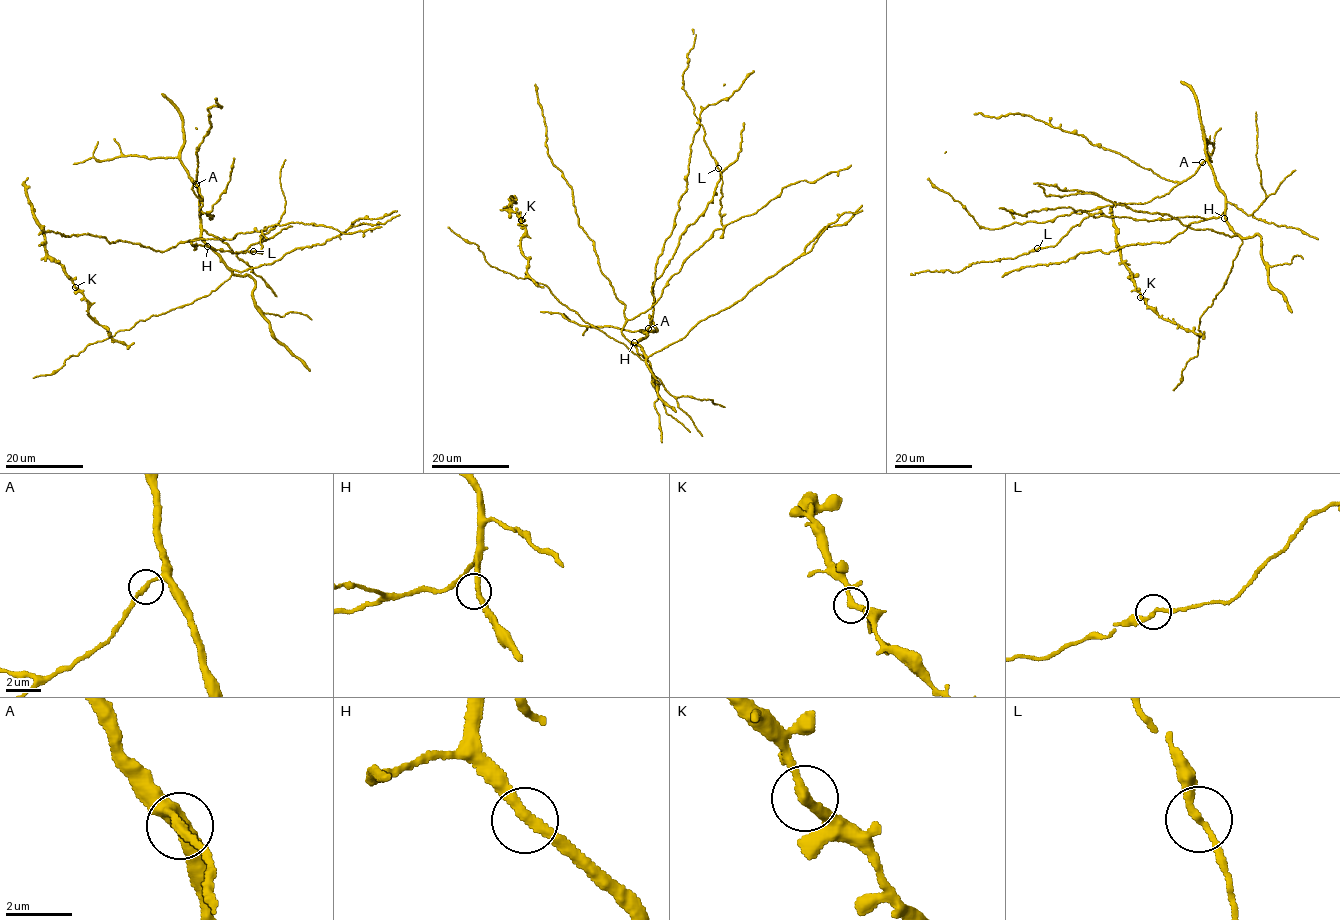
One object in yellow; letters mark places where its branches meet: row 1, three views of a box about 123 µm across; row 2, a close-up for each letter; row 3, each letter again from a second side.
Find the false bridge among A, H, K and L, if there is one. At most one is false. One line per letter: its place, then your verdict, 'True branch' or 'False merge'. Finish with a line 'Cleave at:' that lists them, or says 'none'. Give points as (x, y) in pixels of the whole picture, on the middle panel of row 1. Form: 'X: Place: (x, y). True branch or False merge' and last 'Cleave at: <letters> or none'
A: Place: (648, 328). True branch
H: Place: (634, 342). True branch
K: Place: (521, 220). True branch
L: Place: (718, 168). True branch
Cleave at: none

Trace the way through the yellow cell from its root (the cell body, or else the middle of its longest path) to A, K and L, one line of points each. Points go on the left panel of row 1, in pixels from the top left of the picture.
A: (207, 245), (201, 235), (196, 185)
K: (207, 245), (231, 271), (229, 278), (206, 296), (141, 320), (113, 338), (89, 316), (86, 299), (75, 287)
L: (207, 245), (200, 238), (188, 240), (229, 239), (240, 232), (264, 229), (260, 236), (262, 253), (253, 251)

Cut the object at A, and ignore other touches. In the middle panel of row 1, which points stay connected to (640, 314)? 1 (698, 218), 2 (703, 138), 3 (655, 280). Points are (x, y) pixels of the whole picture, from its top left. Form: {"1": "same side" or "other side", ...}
{"1": "other side", "2": "same side", "3": "other side"}

